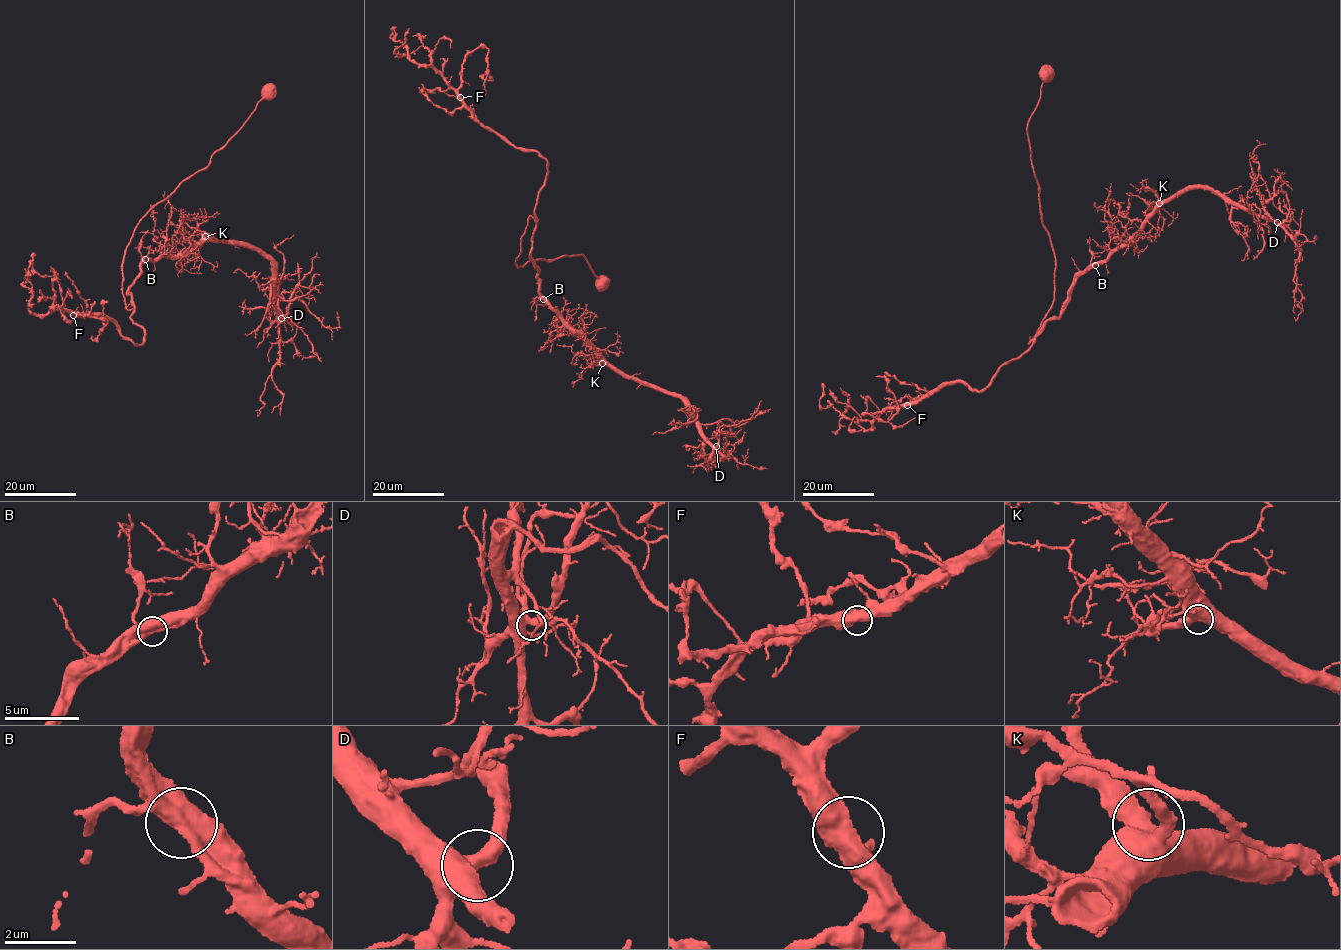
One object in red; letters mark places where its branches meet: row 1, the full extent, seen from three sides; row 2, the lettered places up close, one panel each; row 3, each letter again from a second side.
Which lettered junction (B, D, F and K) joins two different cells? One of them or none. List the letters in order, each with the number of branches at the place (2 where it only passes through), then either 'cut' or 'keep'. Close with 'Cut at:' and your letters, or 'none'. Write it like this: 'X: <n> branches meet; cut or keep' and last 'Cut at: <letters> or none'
B: 2 branches meet; keep
D: 2 branches meet; keep
F: 2 branches meet; keep
K: 2 branches meet; keep
Cut at: none

